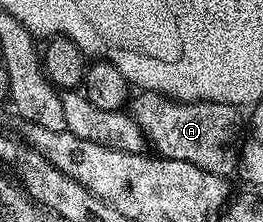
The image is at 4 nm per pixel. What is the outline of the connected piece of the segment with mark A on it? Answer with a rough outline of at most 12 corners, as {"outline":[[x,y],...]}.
{"outline":[[141,91],[128,110],[161,157],[237,171],[237,107]]}

